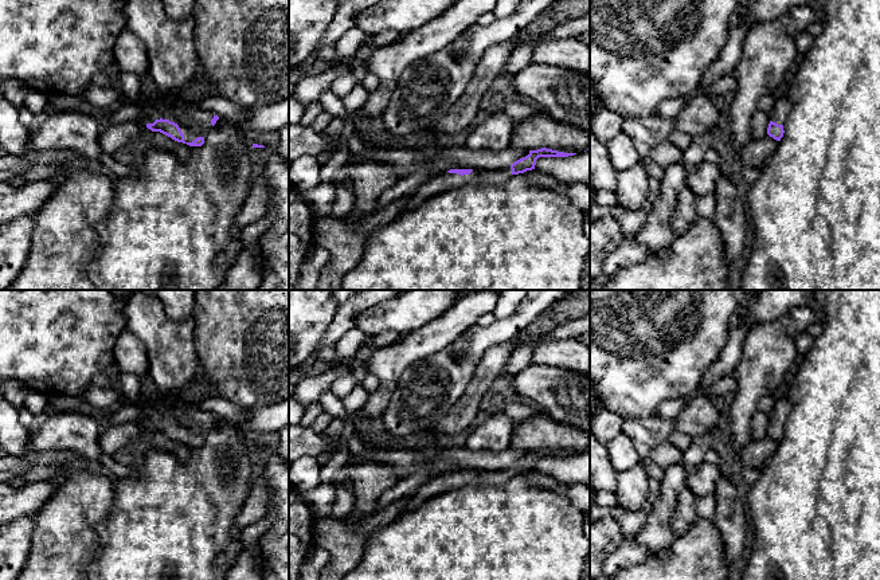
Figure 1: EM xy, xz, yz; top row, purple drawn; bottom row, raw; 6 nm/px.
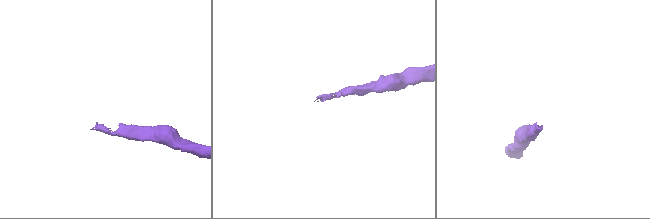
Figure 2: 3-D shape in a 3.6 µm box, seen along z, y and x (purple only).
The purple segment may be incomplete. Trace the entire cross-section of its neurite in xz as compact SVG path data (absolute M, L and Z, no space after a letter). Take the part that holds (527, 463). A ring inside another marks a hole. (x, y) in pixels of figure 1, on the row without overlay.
M547 448L529 451L529 455L500 470L450 470L430 479L418 487L407 499L402 514L421 506L427 499L462 486L498 486L513 475L535 470L539 458L568 458L576 454L564 454Z

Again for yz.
M786 397L775 400L775 405L770 414L767 435L777 442L781 442L781 439L783 438L783 424L790 414L790 409L791 404Z

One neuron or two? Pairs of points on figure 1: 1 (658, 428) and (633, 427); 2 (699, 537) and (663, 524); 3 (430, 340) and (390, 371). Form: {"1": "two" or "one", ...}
{"1": "one", "2": "two", "3": "one"}

